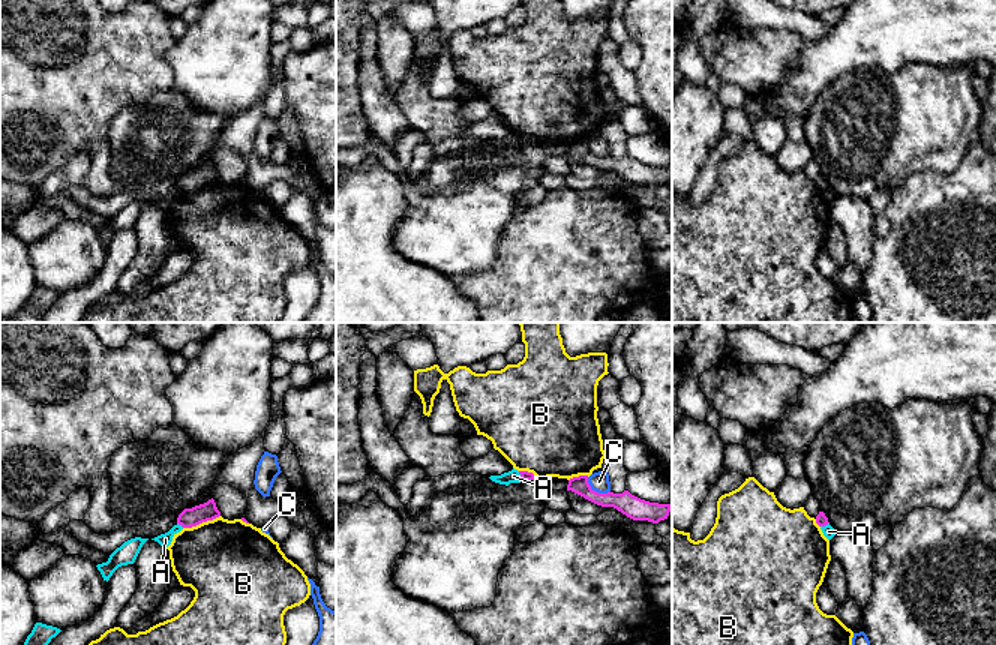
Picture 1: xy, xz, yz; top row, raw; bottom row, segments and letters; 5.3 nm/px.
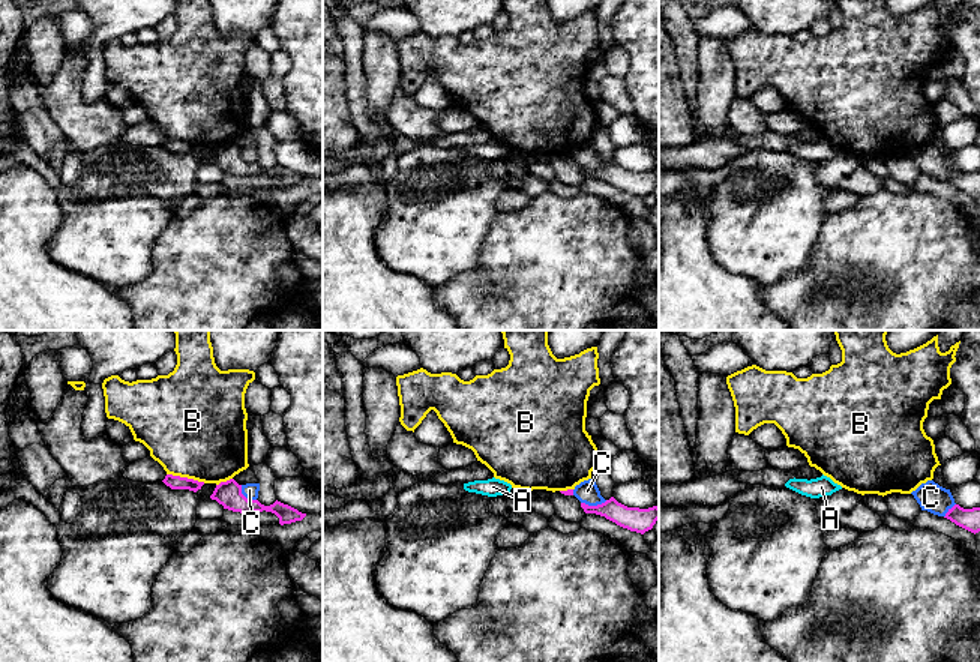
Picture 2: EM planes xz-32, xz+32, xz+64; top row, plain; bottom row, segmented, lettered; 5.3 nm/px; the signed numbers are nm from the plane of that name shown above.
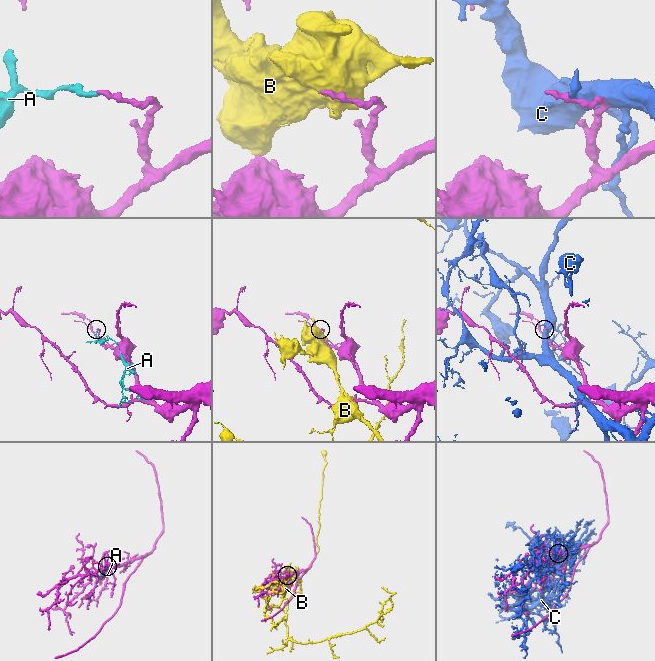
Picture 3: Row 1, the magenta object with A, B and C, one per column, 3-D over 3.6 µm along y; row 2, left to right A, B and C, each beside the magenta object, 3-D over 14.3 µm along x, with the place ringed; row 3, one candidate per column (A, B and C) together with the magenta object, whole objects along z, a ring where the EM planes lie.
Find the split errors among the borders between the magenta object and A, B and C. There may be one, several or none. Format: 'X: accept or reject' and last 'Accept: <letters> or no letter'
A: reject
B: reject
C: reject
Accept: no letter

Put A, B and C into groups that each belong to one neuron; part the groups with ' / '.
A / B / C

